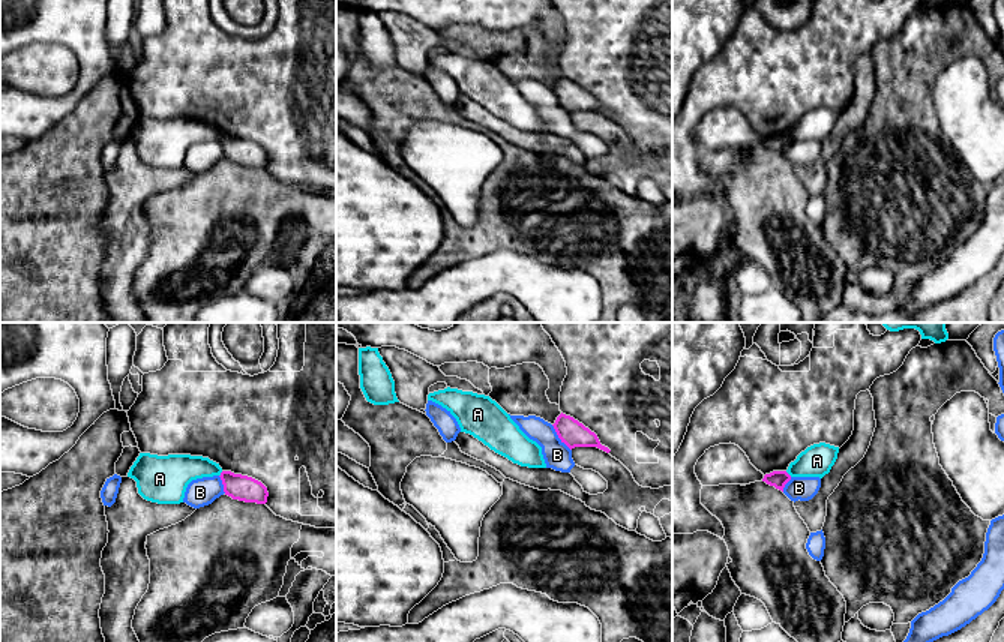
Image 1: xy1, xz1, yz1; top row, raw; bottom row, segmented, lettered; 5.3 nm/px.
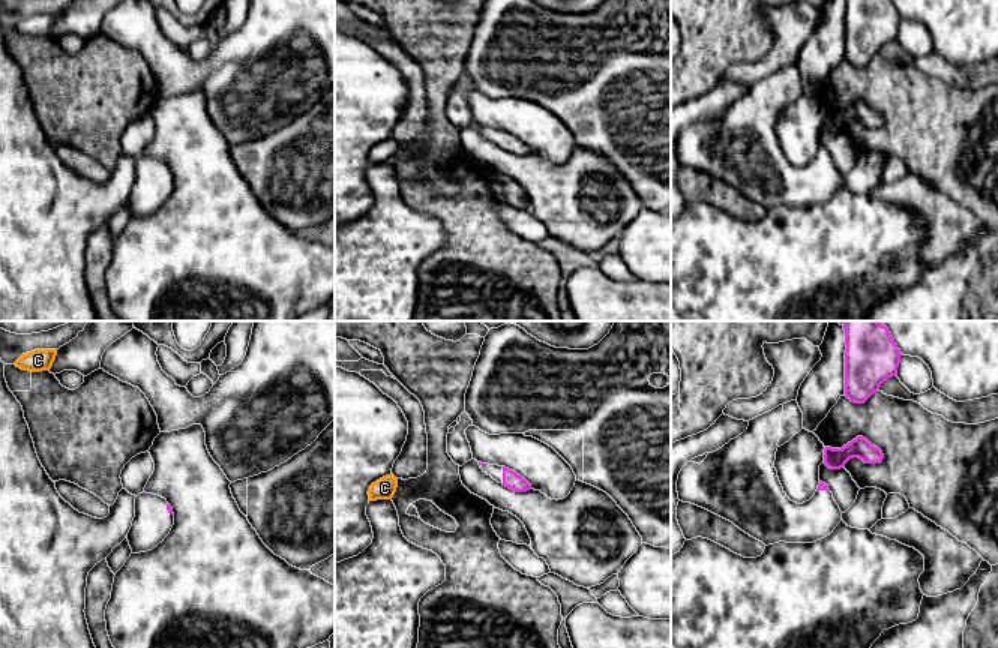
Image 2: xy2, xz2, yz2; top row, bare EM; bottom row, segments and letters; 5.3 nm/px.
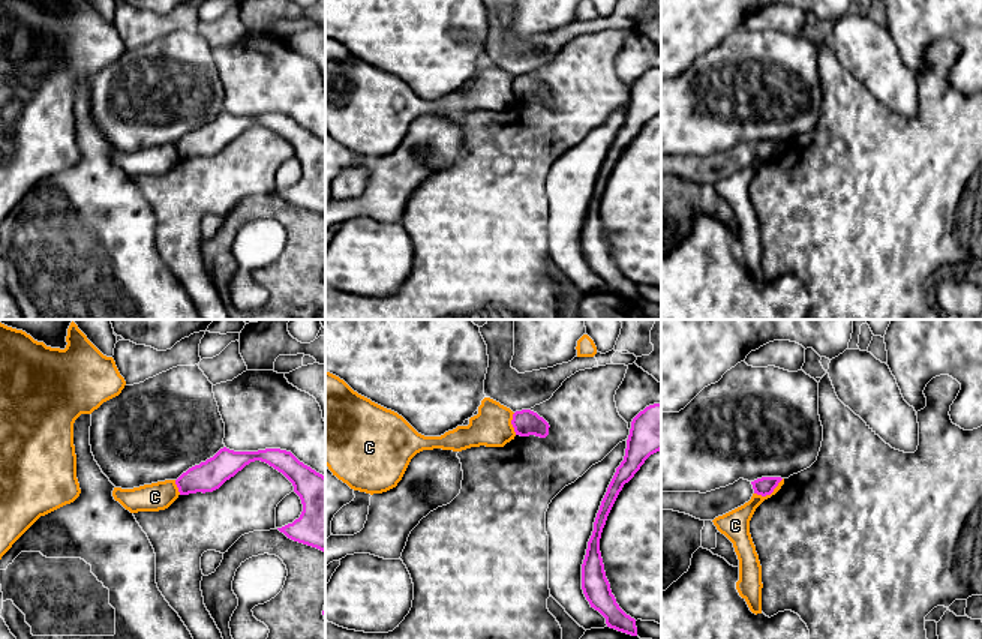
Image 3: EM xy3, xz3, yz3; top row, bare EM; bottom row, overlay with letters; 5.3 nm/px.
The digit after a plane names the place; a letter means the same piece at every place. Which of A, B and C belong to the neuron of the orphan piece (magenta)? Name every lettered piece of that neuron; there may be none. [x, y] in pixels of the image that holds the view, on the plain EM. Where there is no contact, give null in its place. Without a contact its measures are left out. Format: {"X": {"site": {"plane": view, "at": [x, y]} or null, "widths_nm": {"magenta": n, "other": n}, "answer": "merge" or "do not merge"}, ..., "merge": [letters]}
{"A": {"site": {"plane": "yz1", "at": [787, 137]}, "widths_nm": {"magenta": 90, "other": 170}, "answer": "do not merge"}, "B": {"site": {"plane": "xz1", "at": [559, 101]}, "widths_nm": {"magenta": 140, "other": 150}, "answer": "do not merge"}, "C": {"site": {"plane": "yz3", "at": [769, 158]}, "widths_nm": {"magenta": 100, "other": 160}, "answer": "do not merge"}, "merge": []}

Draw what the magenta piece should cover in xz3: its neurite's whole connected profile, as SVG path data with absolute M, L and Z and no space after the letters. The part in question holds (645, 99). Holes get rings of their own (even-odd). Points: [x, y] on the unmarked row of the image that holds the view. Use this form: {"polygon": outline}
{"polygon": "M654 68L640 75L631 86L625 120L607 152L594 186L594 195L588 206L582 228L582 254L591 272L598 274L610 292L637 300L636 284L627 279L616 267L606 242L600 216L600 202L607 180L622 154L645 124L661 114L661 68Z"}

